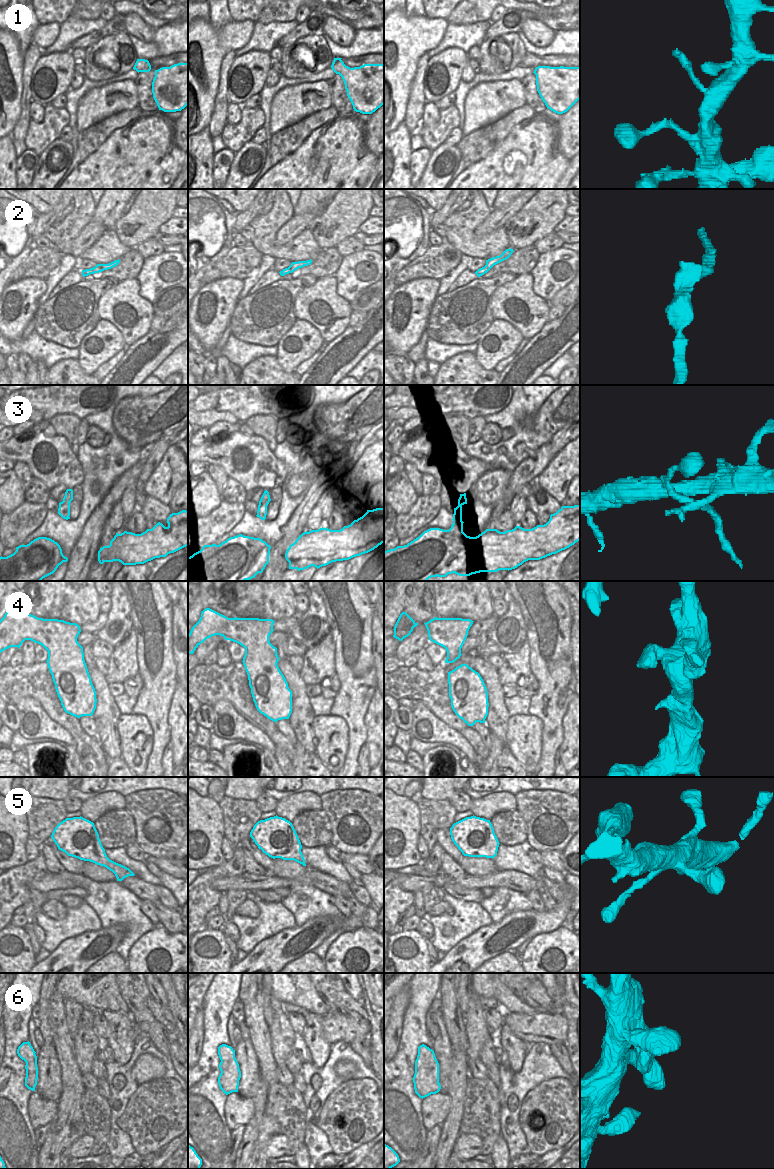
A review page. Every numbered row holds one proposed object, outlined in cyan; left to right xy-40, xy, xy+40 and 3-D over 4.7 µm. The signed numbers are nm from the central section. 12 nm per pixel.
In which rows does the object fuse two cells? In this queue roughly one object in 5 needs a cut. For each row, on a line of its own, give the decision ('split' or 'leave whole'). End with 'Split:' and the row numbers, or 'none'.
1: leave whole
2: leave whole
3: split
4: leave whole
5: leave whole
6: leave whole
Split: 3

